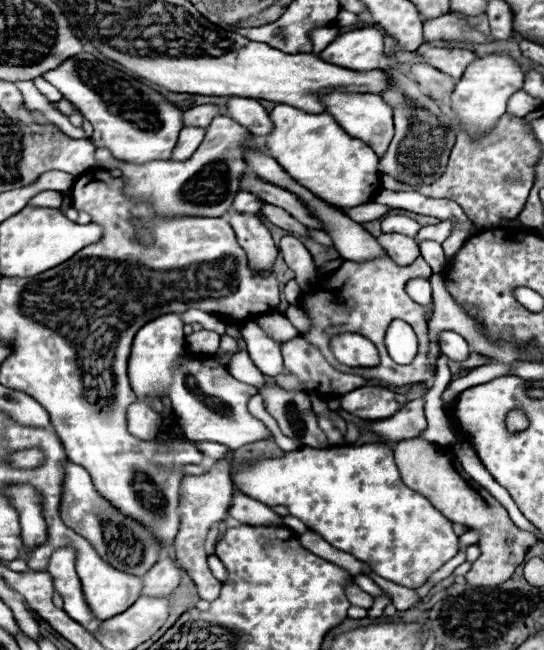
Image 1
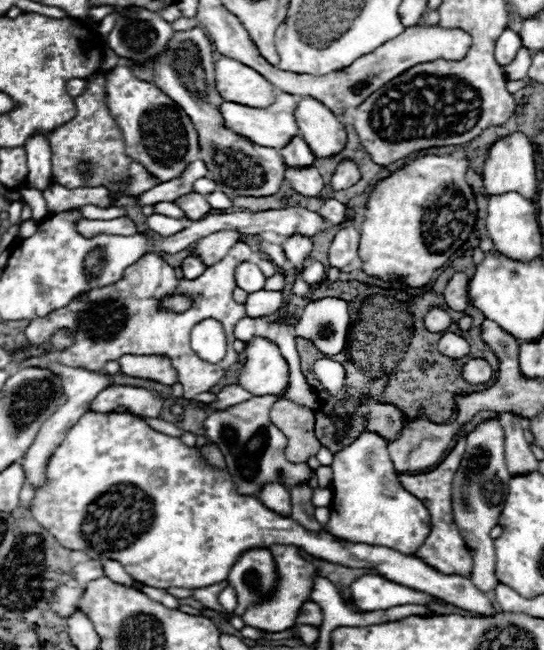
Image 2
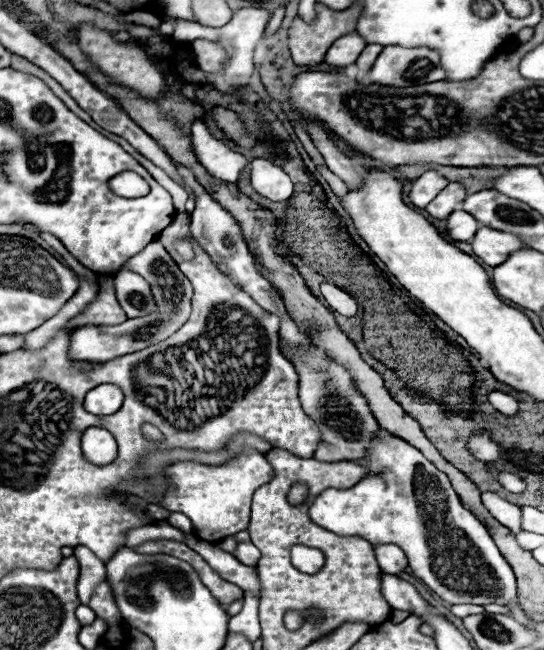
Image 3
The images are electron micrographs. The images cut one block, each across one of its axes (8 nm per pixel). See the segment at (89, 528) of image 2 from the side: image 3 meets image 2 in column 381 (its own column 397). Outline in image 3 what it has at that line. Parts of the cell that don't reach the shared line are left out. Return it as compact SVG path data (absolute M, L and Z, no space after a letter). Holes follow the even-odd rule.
M394 544L376 546L376 558L378 558L378 566L382 568L382 572L386 570L388 574L398 574L408 566L404 552Z

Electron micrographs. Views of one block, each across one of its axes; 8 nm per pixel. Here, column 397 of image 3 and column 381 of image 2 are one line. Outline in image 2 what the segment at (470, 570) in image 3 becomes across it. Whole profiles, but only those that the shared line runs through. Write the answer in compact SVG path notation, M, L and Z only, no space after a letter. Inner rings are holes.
M364 430L362 436L358 436L350 446L334 454L334 460L332 460L334 498L330 504L332 512L330 512L326 530L334 532L334 536L342 536L342 540L358 540L364 544L386 544L388 548L414 556L418 546L422 546L422 542L430 534L430 514L418 498L414 498L410 492L406 492L400 486L398 472L394 470L394 464L388 456L386 446L388 442L382 436L378 436L376 432Z

